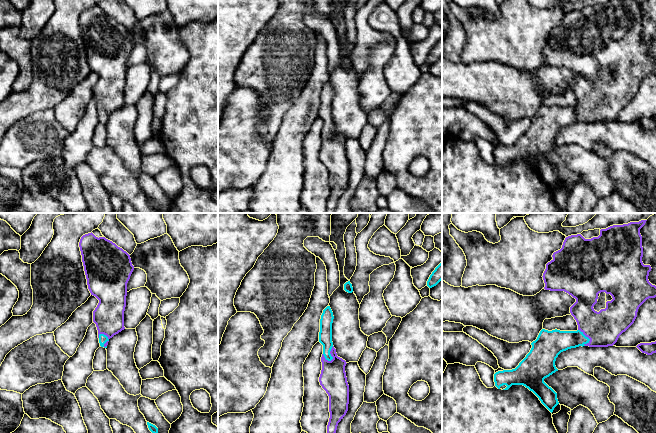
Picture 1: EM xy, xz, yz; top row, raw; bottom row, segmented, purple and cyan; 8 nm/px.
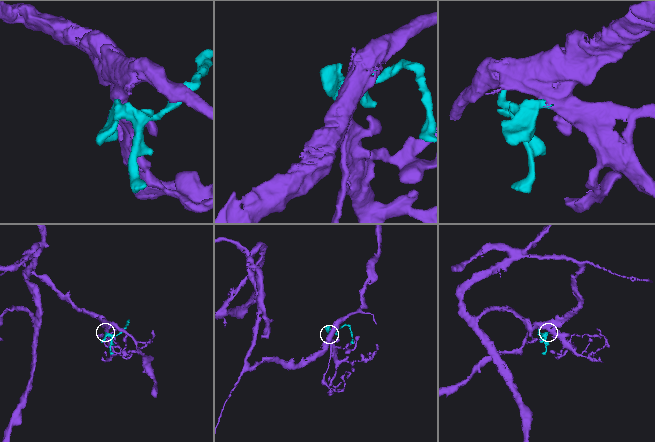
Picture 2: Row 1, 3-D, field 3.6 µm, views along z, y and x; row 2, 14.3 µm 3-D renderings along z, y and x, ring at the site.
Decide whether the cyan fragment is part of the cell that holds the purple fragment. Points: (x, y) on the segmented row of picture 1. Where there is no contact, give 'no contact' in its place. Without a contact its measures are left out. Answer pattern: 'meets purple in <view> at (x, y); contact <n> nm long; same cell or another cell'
meets purple in xz at (330, 353); contact 130 nm long; same cell

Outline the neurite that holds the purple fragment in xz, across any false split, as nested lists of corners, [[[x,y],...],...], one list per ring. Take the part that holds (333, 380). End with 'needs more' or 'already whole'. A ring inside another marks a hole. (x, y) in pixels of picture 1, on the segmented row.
[[[327,306],[321,315],[319,342],[323,345],[322,370],[319,382],[329,396],[330,418],[327,433],[336,433],[338,423],[348,411],[349,385],[345,366],[346,361],[337,356],[332,342],[333,312]]] | needs more

